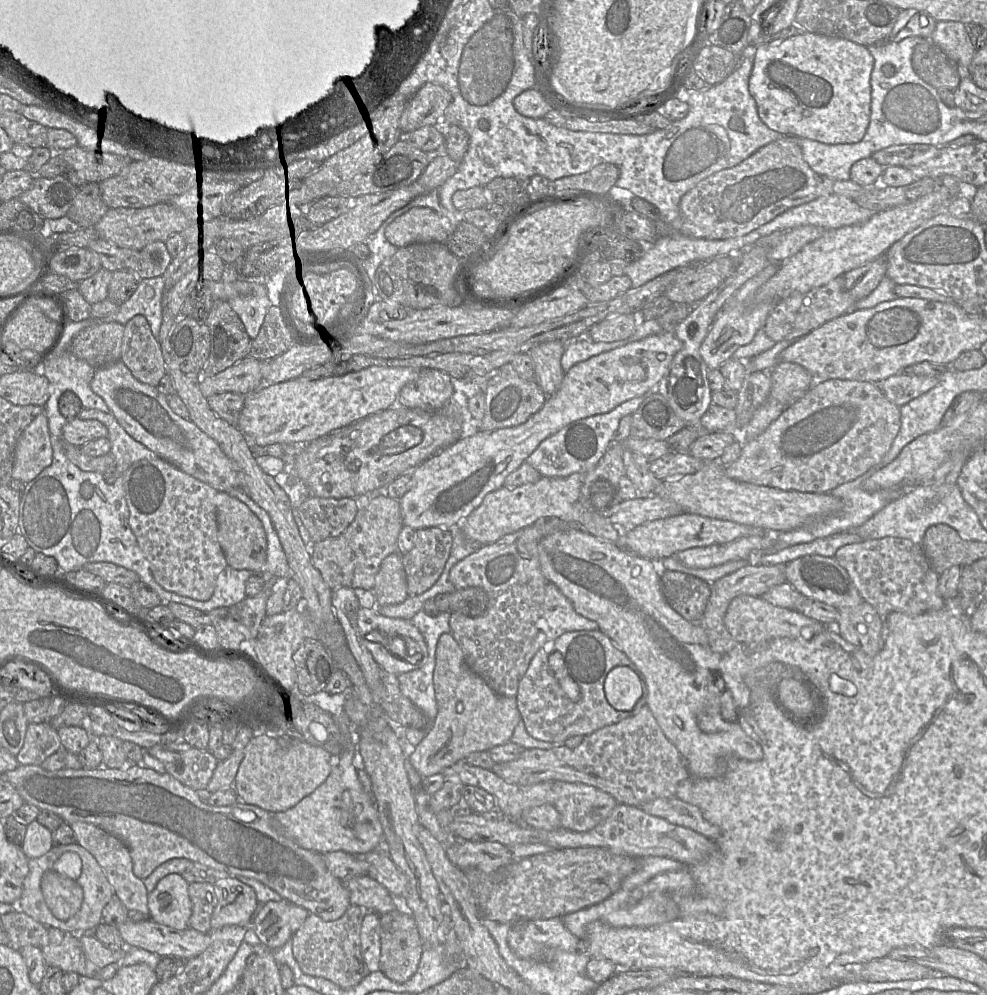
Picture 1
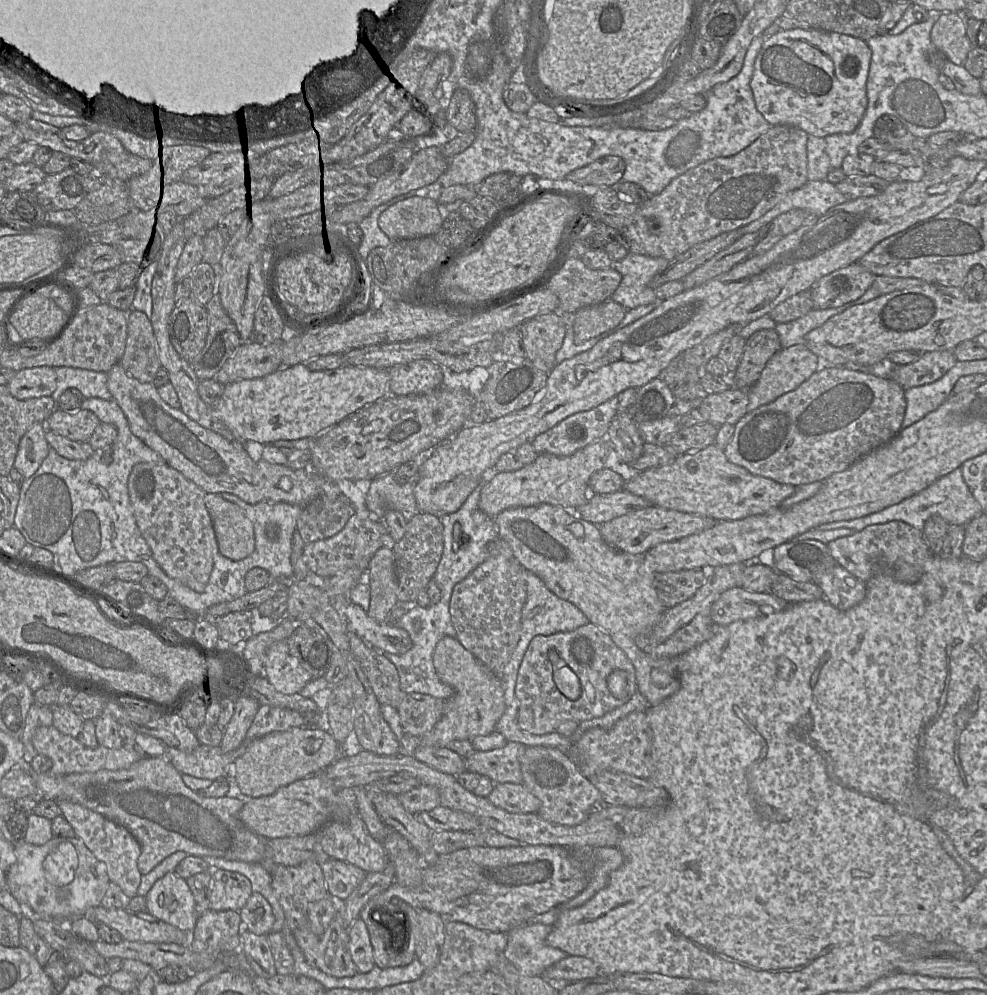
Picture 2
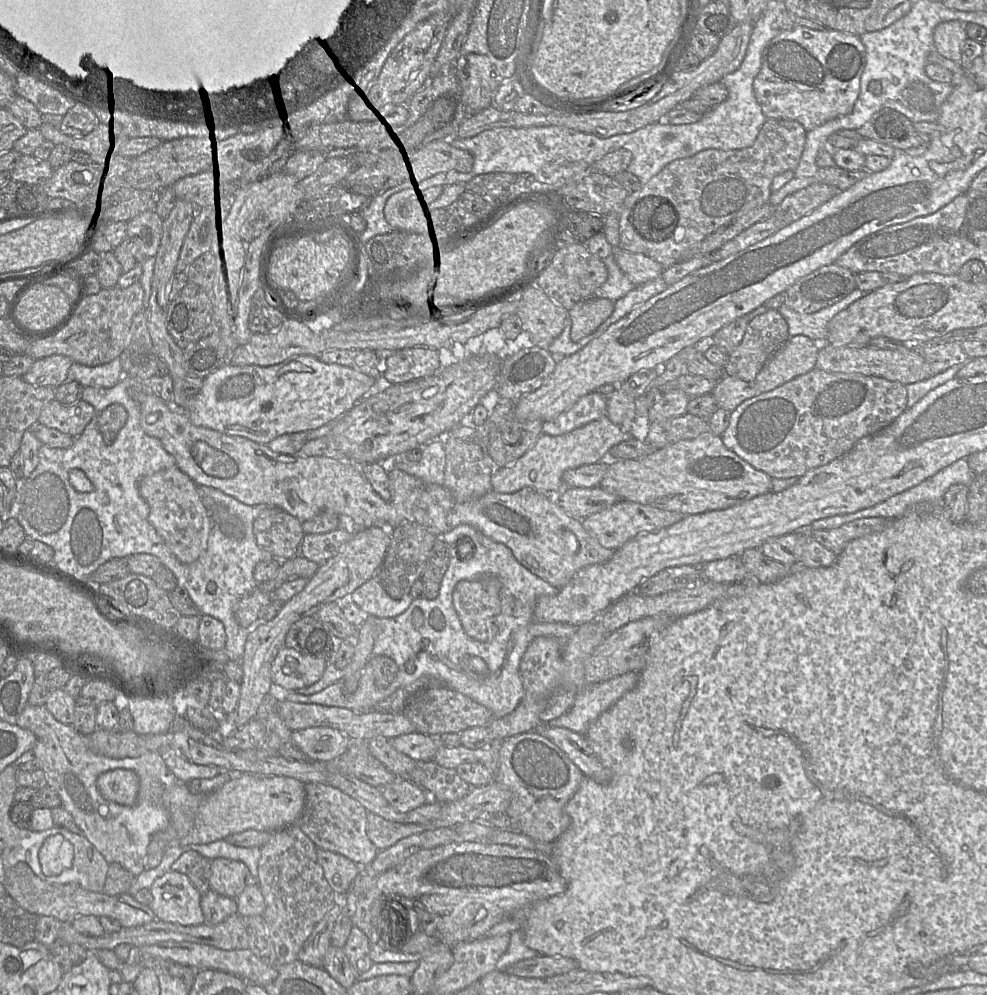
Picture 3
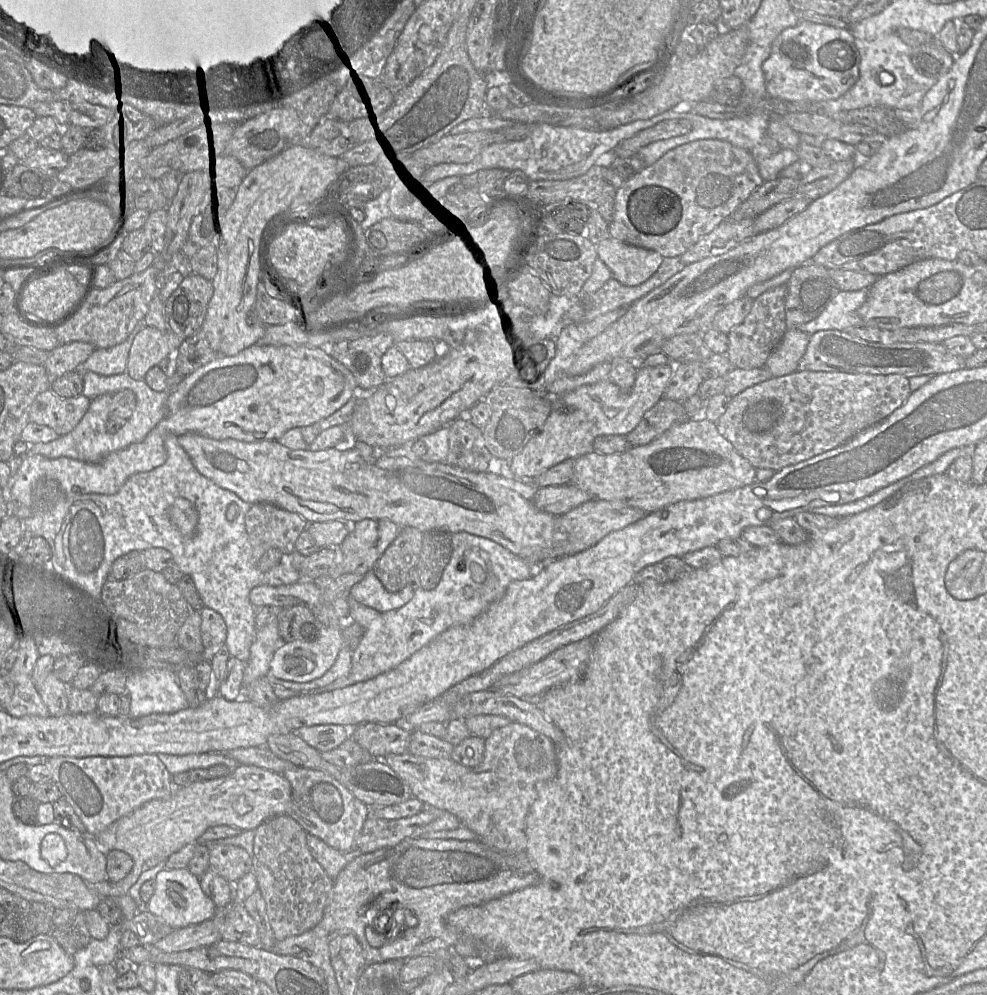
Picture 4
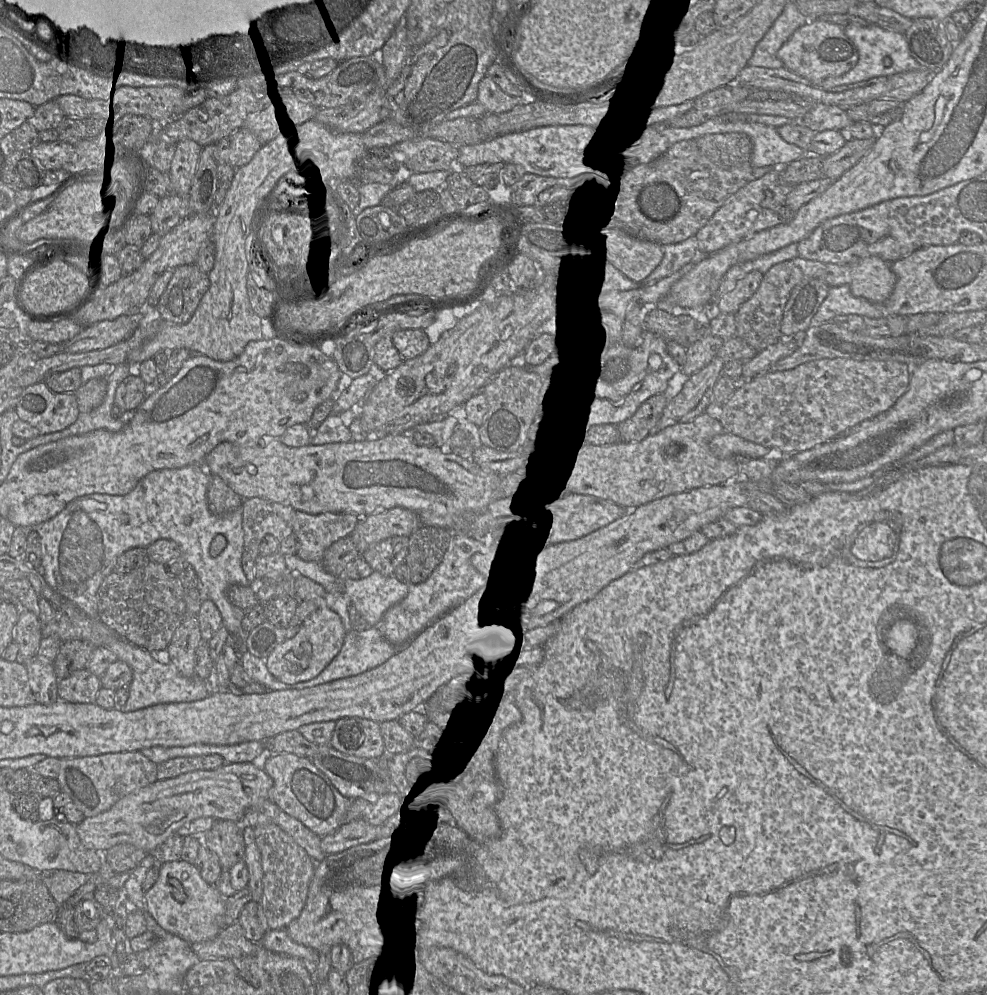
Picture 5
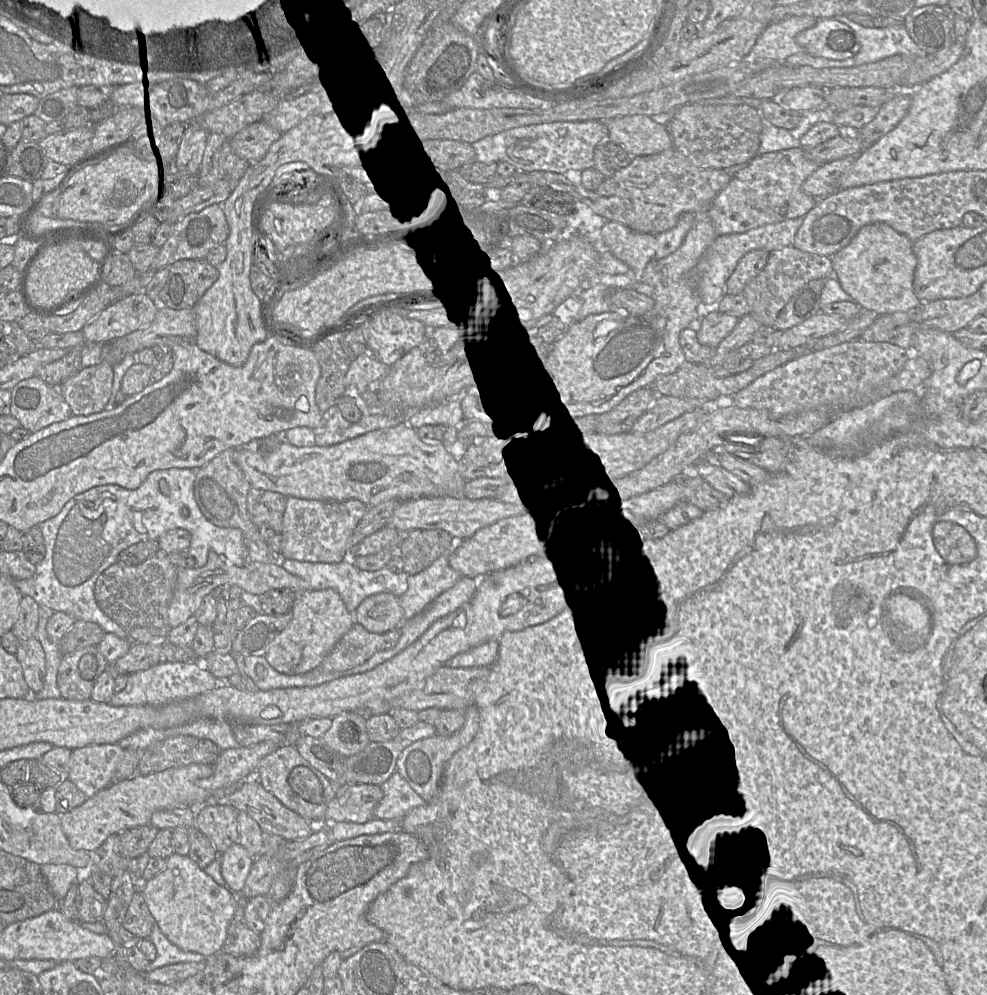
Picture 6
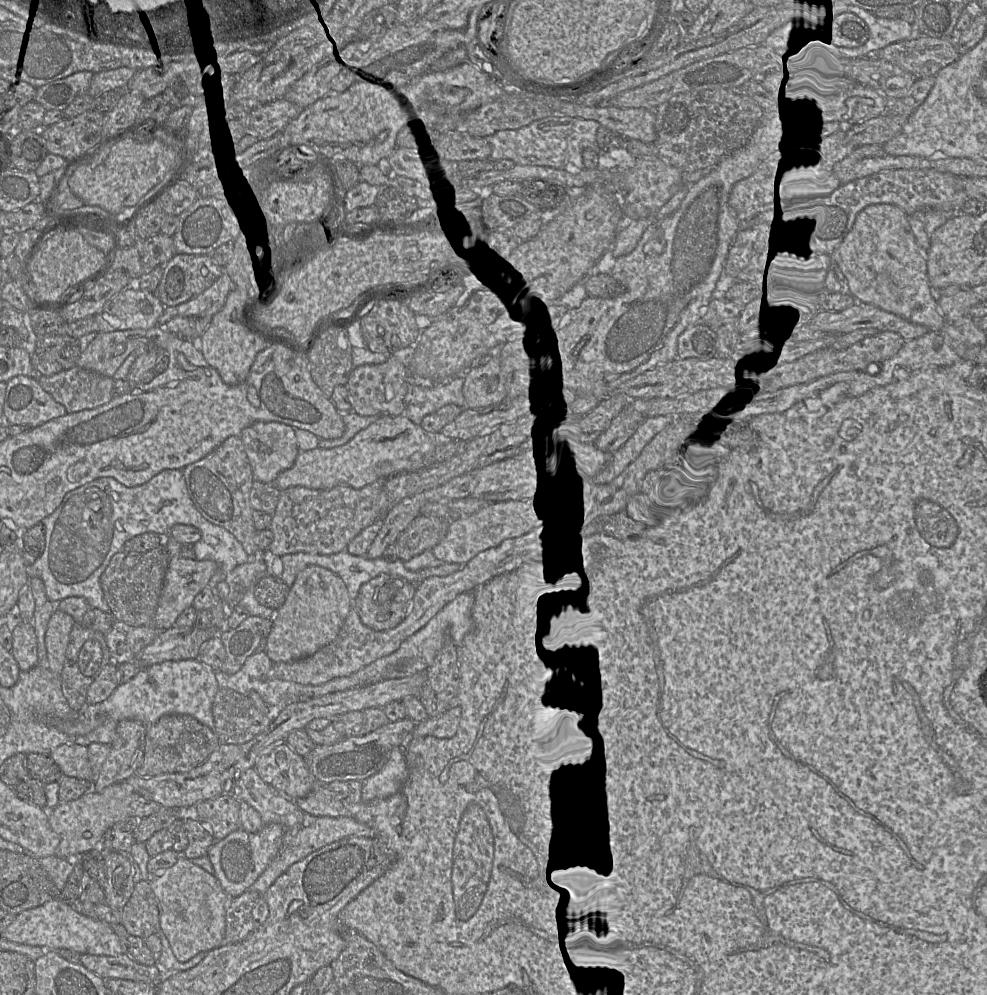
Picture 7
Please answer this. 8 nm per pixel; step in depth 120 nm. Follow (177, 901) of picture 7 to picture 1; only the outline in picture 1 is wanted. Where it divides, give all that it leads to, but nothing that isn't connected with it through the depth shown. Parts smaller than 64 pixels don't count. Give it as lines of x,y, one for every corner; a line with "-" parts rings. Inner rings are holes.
180,874
162,878
148,894
147,903
153,921
176,930
189,928
192,902
189,884

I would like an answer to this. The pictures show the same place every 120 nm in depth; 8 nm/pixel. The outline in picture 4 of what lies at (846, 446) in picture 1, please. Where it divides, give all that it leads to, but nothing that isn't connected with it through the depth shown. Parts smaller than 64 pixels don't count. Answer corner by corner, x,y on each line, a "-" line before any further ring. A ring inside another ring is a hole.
795,371
785,376
772,377
733,397
716,424
718,432
754,468
778,471
844,444
857,433
886,419
907,401
910,394
909,378
901,374

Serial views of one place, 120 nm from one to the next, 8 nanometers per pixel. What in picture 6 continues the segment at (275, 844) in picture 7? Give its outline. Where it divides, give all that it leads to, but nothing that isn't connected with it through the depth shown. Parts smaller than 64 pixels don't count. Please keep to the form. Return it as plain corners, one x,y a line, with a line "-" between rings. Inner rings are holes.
240,843
233,844
218,857
226,886
233,893
239,895
250,874
255,858

